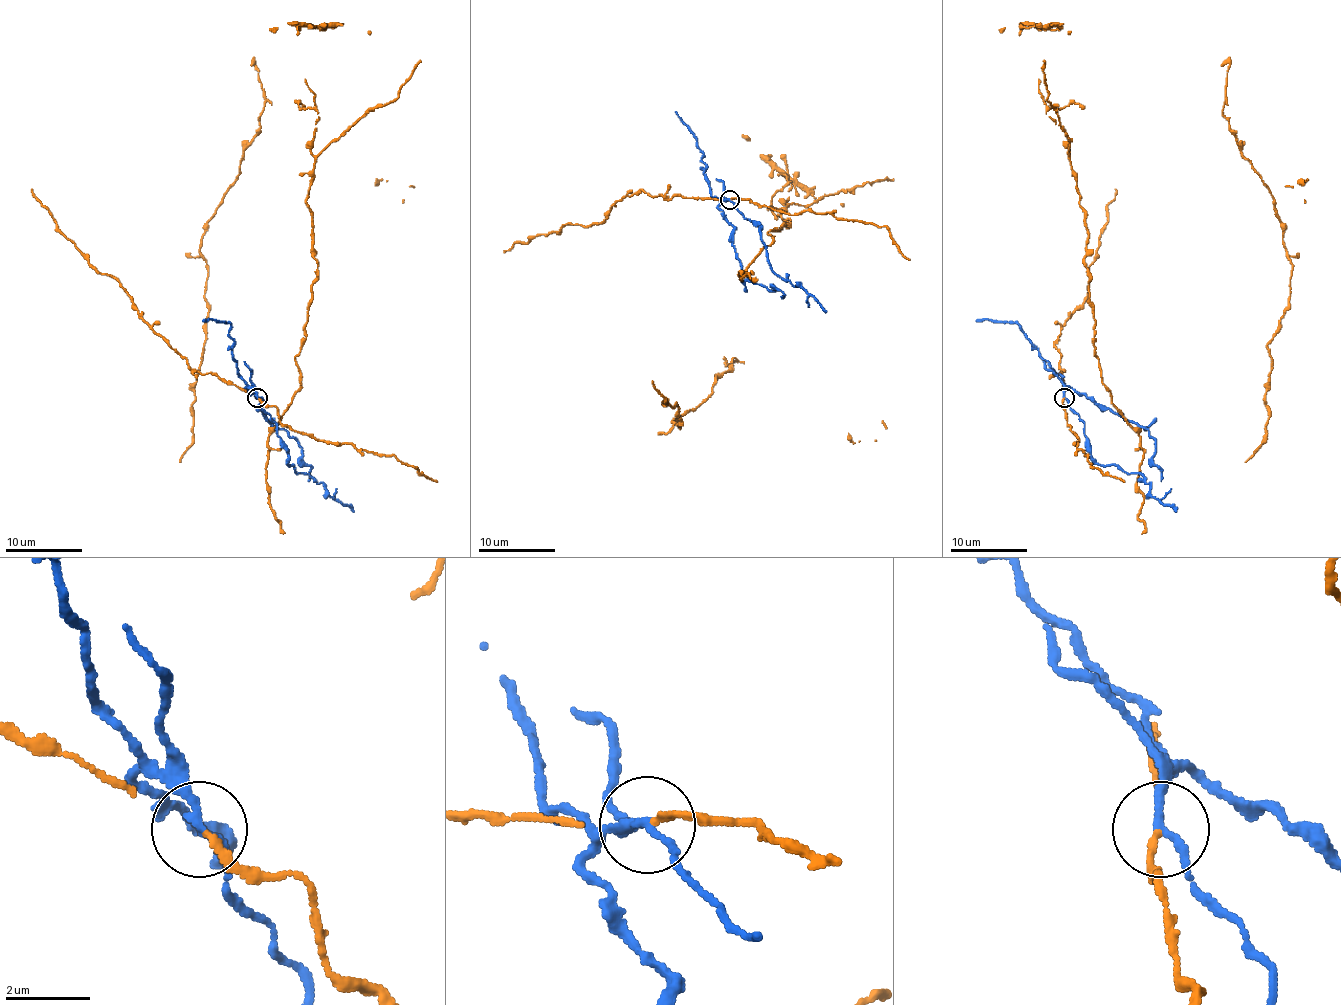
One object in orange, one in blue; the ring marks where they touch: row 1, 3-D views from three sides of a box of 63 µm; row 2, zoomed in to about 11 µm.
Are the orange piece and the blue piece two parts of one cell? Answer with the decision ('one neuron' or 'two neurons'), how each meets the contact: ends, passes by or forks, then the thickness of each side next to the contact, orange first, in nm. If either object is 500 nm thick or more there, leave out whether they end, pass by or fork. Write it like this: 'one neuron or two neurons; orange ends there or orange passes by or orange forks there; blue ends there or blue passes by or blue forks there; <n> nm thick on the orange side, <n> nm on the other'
two neurons; orange ends there; blue passes by; 140 nm thick on the orange side, 180 nm on the other

